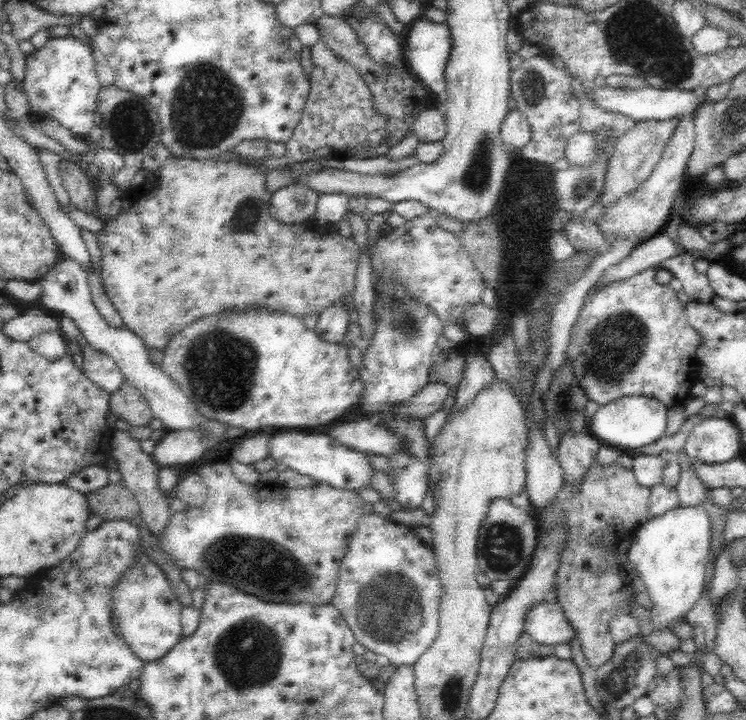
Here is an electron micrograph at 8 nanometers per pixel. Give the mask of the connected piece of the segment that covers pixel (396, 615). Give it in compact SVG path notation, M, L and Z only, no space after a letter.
M364 513L339 562L332 605L352 629L355 642L377 653L383 663L413 665L438 634L442 585L431 547L414 535L411 526L375 513Z

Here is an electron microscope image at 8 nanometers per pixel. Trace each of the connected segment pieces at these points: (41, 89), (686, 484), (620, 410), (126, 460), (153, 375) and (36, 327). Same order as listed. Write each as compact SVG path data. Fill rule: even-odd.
M68 34L64 37L52 37L48 39L37 51L26 56L26 72L21 85L27 98L28 108L34 114L35 119L50 117L61 124L63 131L74 134L81 141L84 140L94 123L96 104L101 82L96 71L96 63L90 48L80 39Z
M683 451L677 452L680 463L680 480L675 486L679 506L682 508L701 506L708 490L707 486L696 476L691 467L692 459Z
M625 396L600 406L589 420L589 434L614 448L641 448L665 434L669 408L656 398Z
M114 428L110 436L110 458L116 459L118 463L118 472L122 475L122 485L128 488L130 492L136 497L140 505L140 511L144 517L144 522L148 525L150 533L157 538L165 529L168 519L171 515L169 504L164 493L158 487L158 472L160 466L156 465L152 454L142 451L140 447L140 440L132 438L128 431L122 431Z
M63 255L54 269L43 276L39 282L42 286L42 293L36 304L43 310L55 311L60 317L70 317L79 328L86 345L112 356L123 373L124 380L140 390L142 396L149 402L153 417L162 421L166 430L199 429L201 427L204 418L197 412L195 405L184 394L178 383L162 372L159 365L150 361L144 342L128 327L112 327L100 316L92 302L87 273L82 269L81 264Z
M40 310L21 312L16 318L2 323L2 333L13 340L26 341L44 332L61 332L59 318L42 314Z

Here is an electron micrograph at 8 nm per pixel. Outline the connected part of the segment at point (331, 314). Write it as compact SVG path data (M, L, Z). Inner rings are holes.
M336 302L320 312L314 330L326 342L342 344L348 323L350 323L349 308L343 302Z

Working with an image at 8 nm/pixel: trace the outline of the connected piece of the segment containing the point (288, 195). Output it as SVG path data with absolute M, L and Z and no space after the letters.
M292 183L275 190L270 198L269 214L284 224L313 221L320 193L308 185Z

